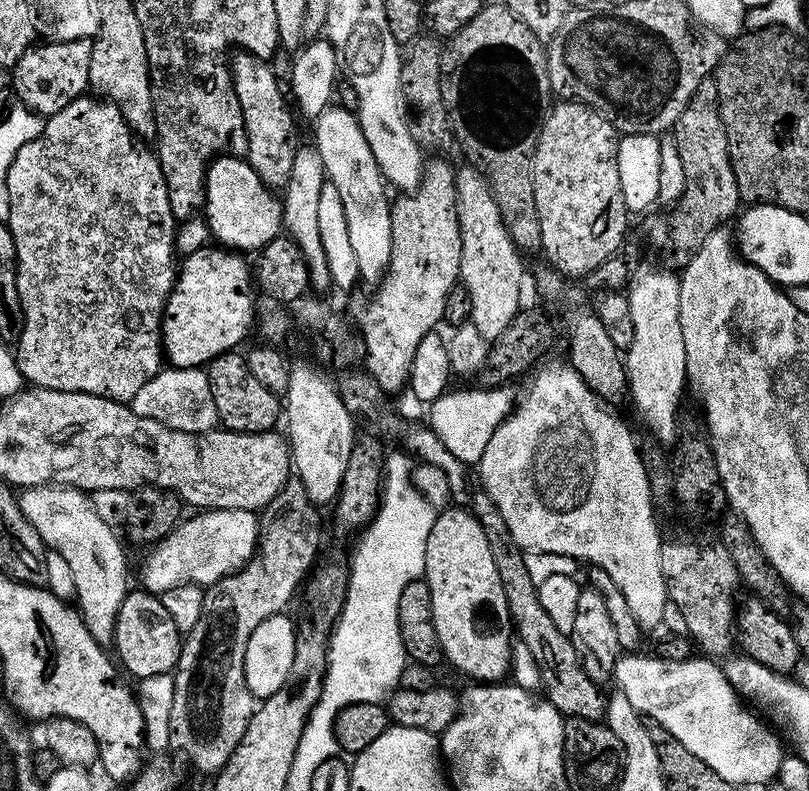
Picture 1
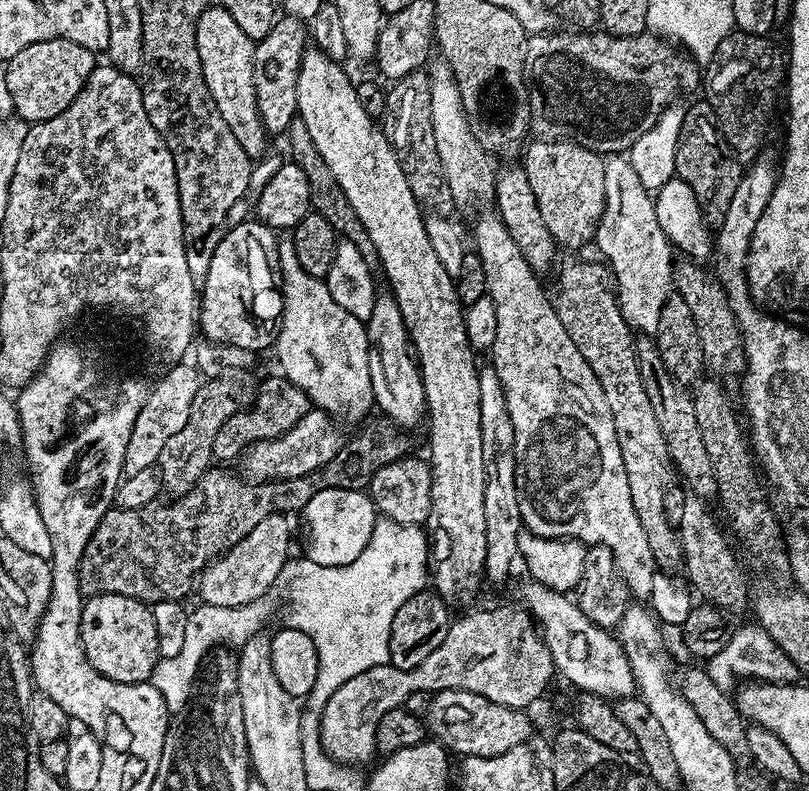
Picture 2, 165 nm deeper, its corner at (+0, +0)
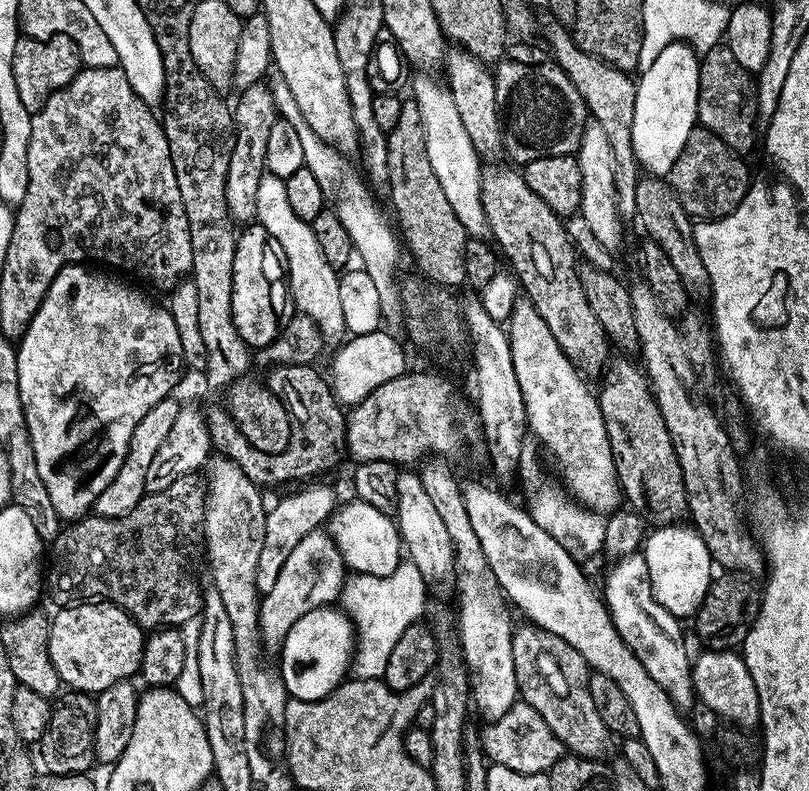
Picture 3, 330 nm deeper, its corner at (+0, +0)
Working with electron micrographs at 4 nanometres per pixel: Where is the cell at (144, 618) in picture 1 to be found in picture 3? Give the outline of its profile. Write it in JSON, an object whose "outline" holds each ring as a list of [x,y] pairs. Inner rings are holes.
{"outline":[[[77,602],[59,609],[49,628],[49,660],[65,685],[98,694],[140,670],[145,629],[129,612],[107,602]]]}

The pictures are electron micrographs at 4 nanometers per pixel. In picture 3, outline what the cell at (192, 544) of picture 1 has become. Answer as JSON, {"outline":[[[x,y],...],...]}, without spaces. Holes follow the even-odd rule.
{"outline":[[[304,488],[301,492],[296,492],[293,496],[288,496],[285,500],[280,500],[276,505],[267,509],[264,521],[266,530],[264,531],[264,545],[262,554],[258,558],[258,570],[256,571],[256,589],[261,594],[270,590],[274,582],[278,579],[278,574],[282,571],[282,565],[286,558],[290,558],[294,546],[302,542],[306,534],[310,534],[315,528],[321,527],[338,508],[336,502],[336,492],[332,488]]]}

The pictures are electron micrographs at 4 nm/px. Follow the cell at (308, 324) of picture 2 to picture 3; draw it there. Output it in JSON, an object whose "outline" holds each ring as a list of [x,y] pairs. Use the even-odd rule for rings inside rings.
{"outline":[[[271,174],[260,178],[258,202],[256,203],[256,220],[276,241],[282,259],[286,265],[286,279],[289,295],[296,310],[320,328],[326,336],[342,332],[345,318],[342,313],[342,302],[339,301],[340,281],[337,269],[326,261],[318,246],[318,238],[312,233],[311,223],[298,218],[293,201],[290,199],[290,188],[285,181]]]}

